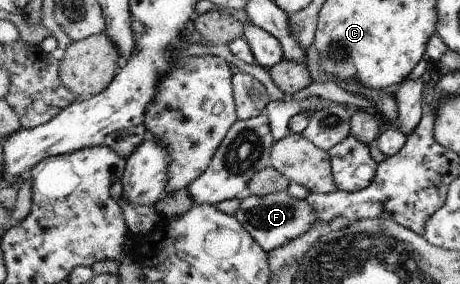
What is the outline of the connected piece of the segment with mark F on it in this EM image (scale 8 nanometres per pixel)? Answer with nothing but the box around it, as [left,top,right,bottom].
[234,190,317,251]

